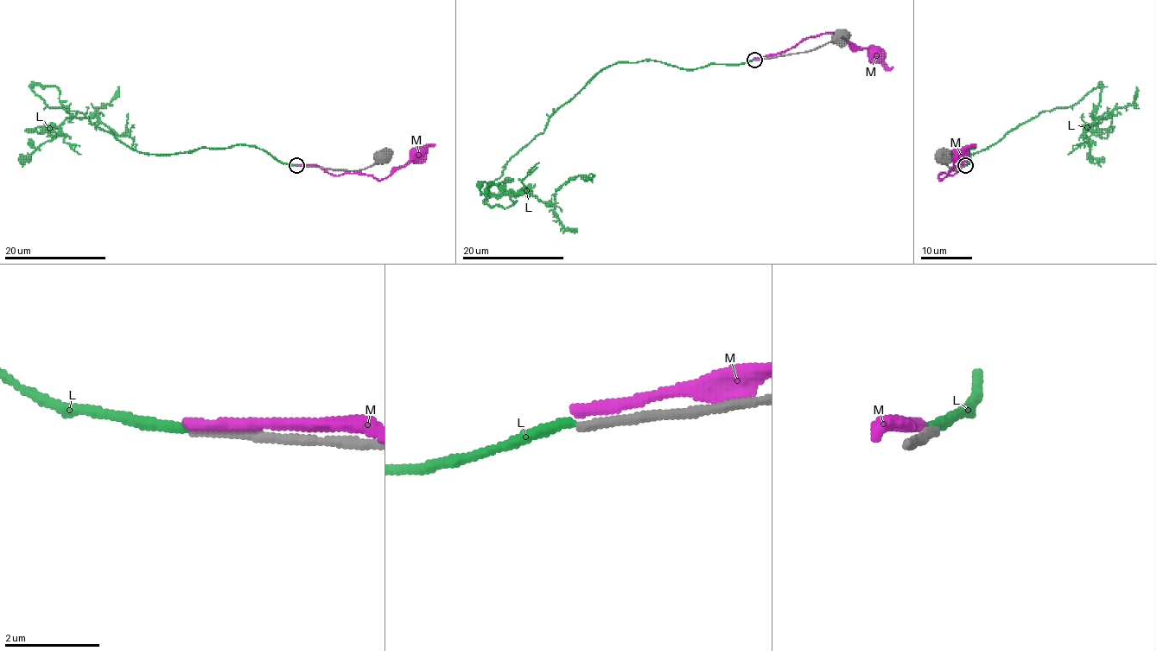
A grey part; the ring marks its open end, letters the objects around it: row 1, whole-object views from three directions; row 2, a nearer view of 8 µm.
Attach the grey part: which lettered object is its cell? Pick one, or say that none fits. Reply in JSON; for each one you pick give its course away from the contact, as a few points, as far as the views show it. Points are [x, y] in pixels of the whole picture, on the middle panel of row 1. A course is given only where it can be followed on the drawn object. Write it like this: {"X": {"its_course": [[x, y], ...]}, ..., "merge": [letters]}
{"merge": []}

